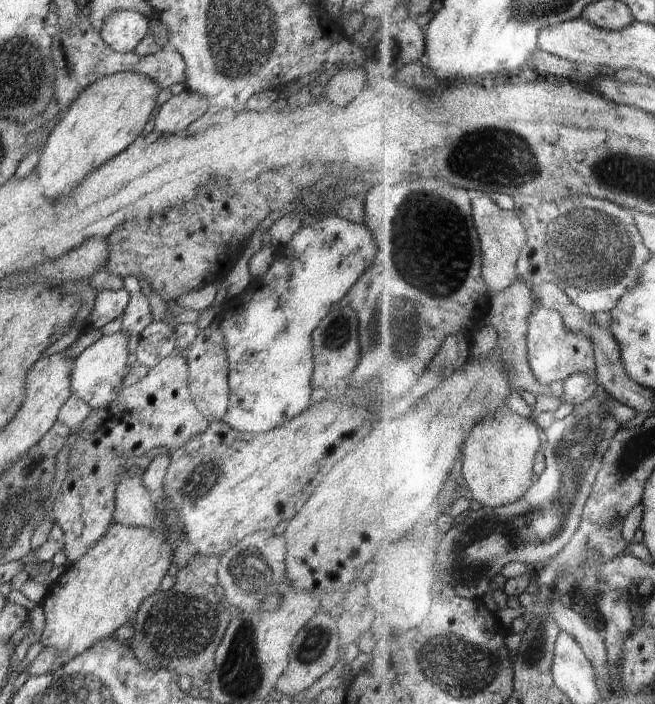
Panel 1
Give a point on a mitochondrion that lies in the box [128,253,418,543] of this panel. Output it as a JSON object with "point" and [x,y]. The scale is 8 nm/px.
{"point":[203,481]}

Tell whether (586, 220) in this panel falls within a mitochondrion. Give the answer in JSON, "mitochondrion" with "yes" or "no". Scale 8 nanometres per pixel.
{"mitochondrion":"yes"}

